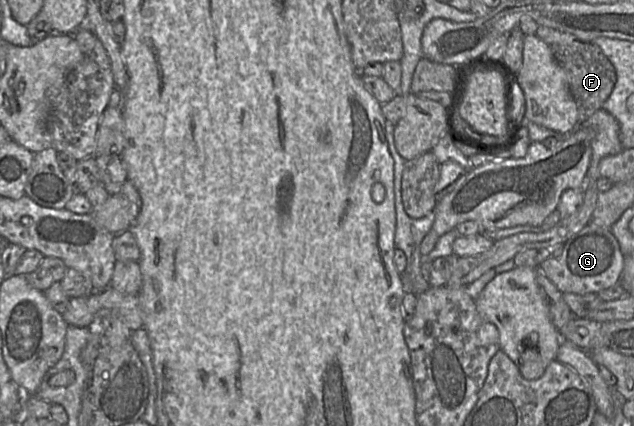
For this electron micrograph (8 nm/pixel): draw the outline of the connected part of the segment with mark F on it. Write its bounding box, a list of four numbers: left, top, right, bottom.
[536,25,615,123]

